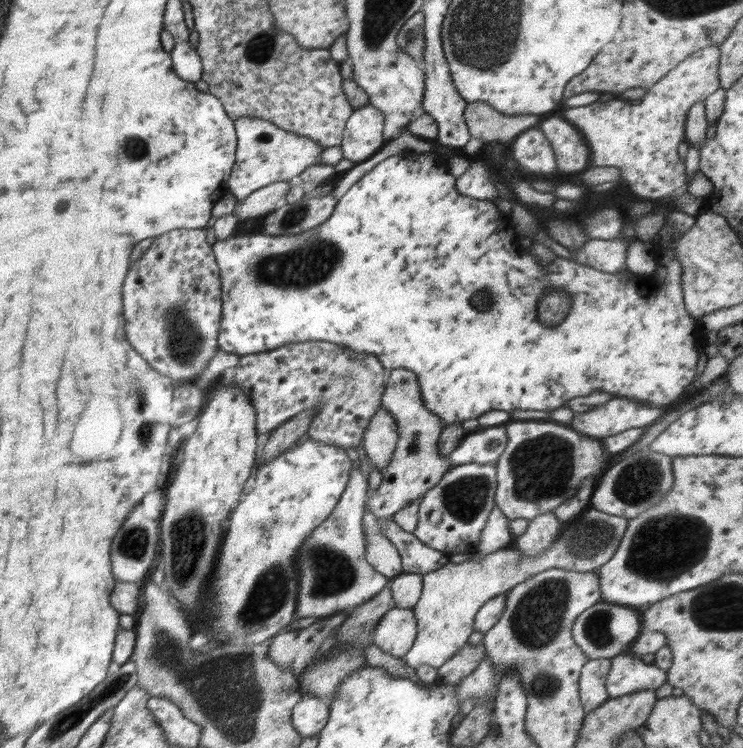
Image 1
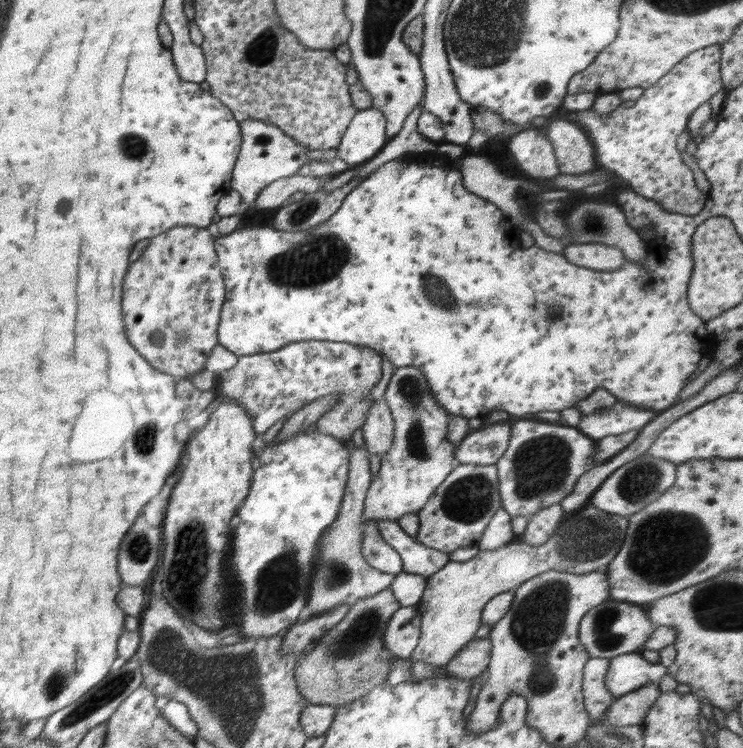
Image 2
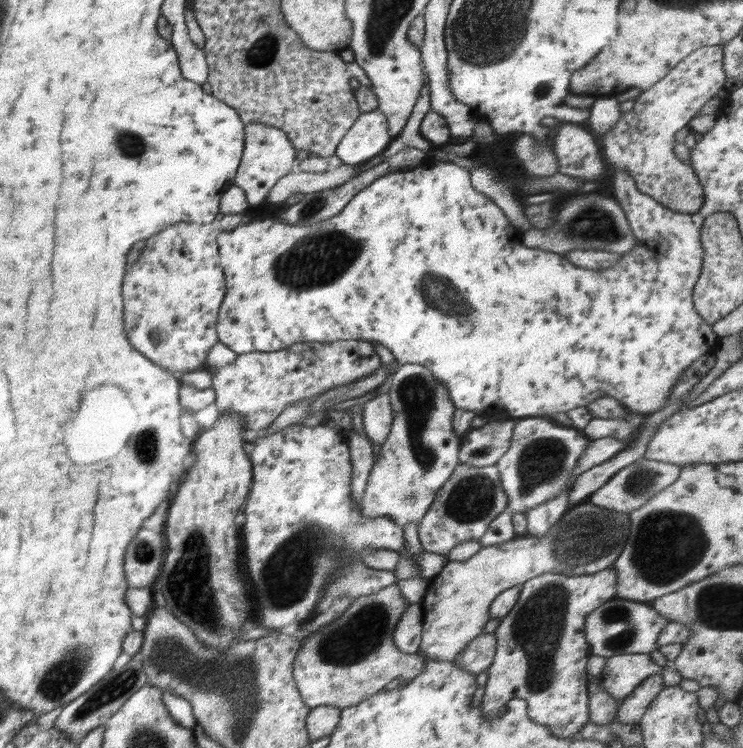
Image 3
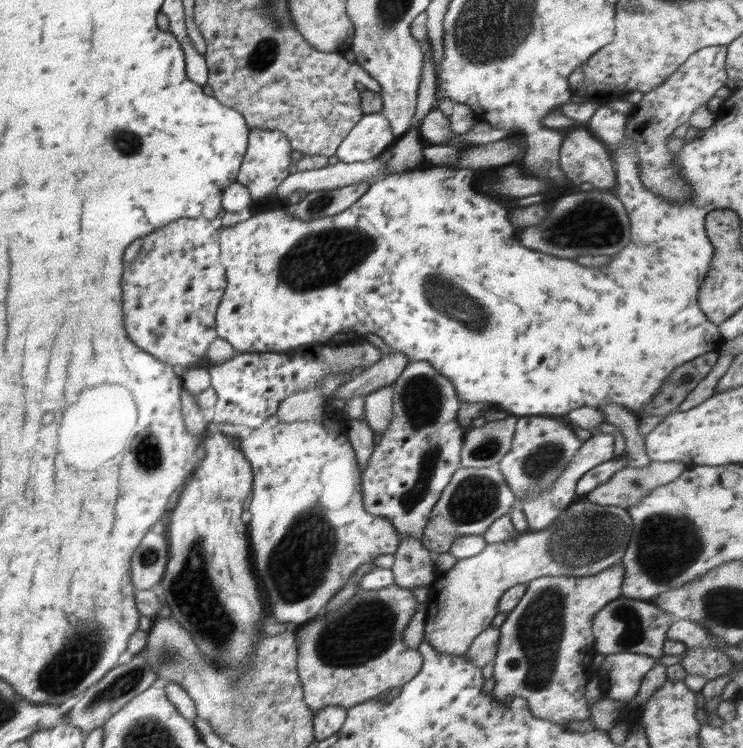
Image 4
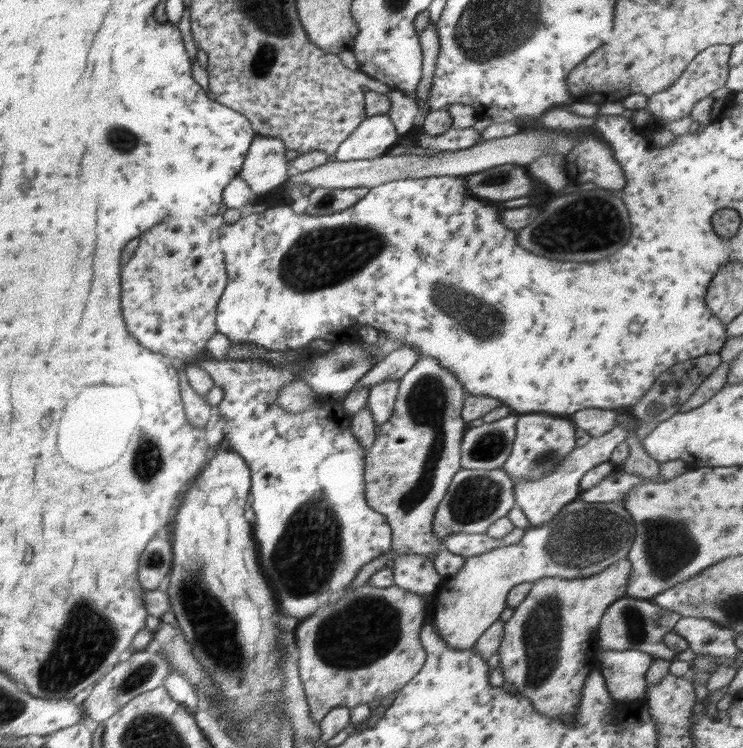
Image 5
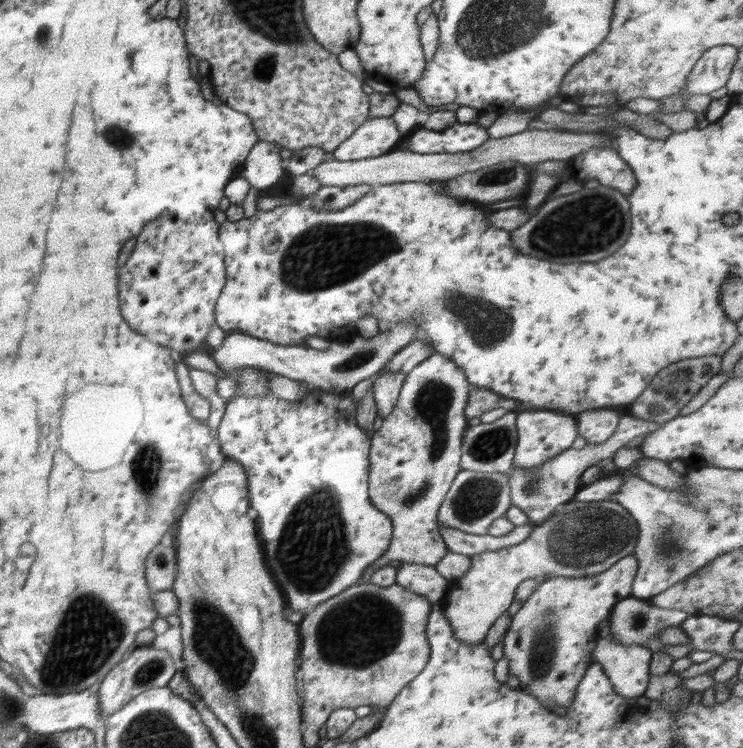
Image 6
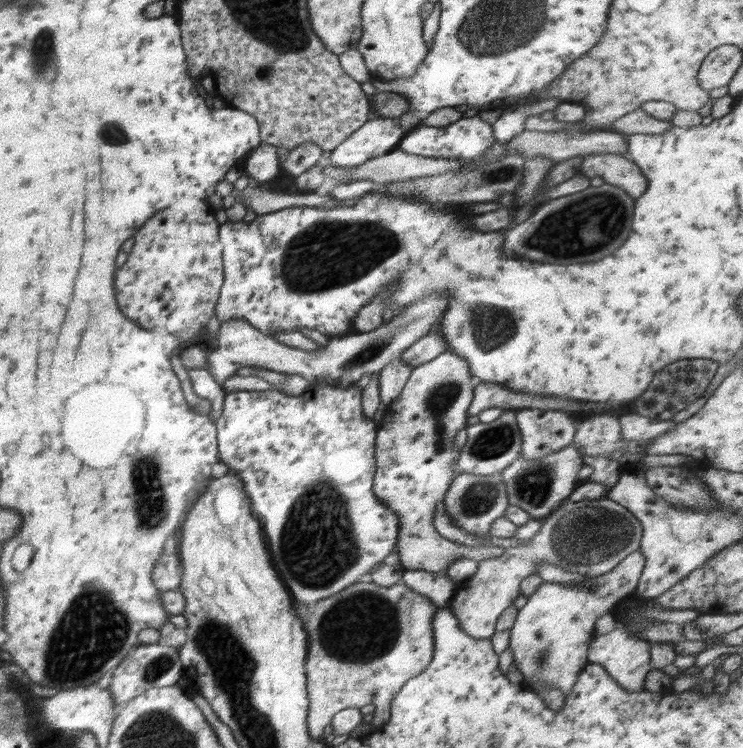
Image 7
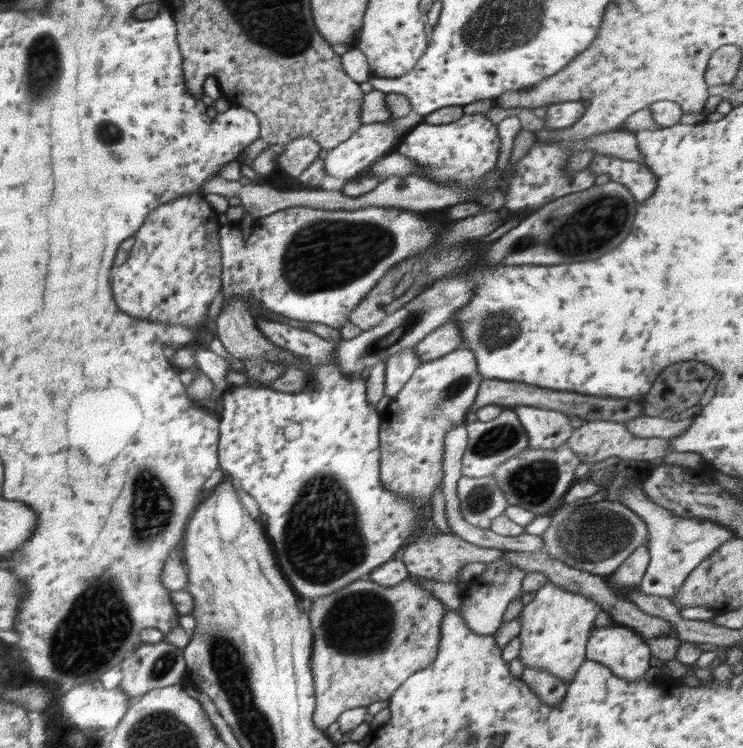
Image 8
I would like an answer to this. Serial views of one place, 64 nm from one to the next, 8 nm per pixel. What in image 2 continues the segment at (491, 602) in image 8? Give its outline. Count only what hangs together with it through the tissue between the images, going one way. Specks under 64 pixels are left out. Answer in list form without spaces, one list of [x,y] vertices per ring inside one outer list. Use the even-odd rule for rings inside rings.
[[[587,504],[570,516],[564,517],[557,526],[555,533],[540,546],[532,546],[516,539],[494,550],[482,550],[475,557],[465,562],[449,560],[444,568],[427,577],[426,589],[424,589],[422,598],[417,604],[421,618],[421,633],[418,644],[408,659],[421,660],[435,667],[445,666],[456,656],[457,652],[460,652],[464,646],[474,639],[473,636],[476,631],[483,625],[481,623],[481,612],[489,600],[502,592],[515,590],[526,580],[530,580],[546,571],[564,571],[581,575],[603,570],[621,549],[628,527],[628,516],[612,514]]]

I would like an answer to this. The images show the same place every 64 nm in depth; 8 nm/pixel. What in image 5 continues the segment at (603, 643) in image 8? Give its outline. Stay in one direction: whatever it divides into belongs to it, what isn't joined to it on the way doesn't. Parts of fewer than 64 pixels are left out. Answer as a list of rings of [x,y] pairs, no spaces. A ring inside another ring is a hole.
[[[601,650],[600,667],[613,700],[633,701],[646,696],[646,673],[653,656],[639,650]]]

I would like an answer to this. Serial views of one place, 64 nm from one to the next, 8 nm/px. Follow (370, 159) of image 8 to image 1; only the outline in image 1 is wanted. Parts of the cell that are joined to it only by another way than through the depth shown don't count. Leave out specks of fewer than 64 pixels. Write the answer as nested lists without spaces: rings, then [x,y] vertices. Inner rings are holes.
[[[368,105],[352,111],[351,117],[345,122],[345,133],[339,144],[343,152],[343,158],[355,163],[364,162],[373,154],[376,154],[386,143],[383,137],[384,115],[378,108]]]

